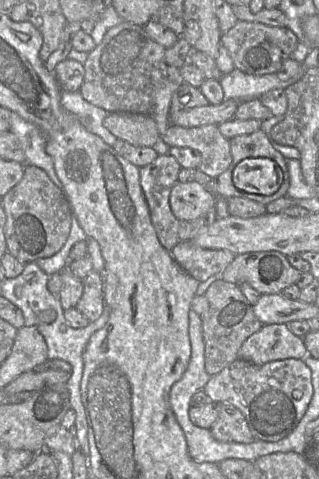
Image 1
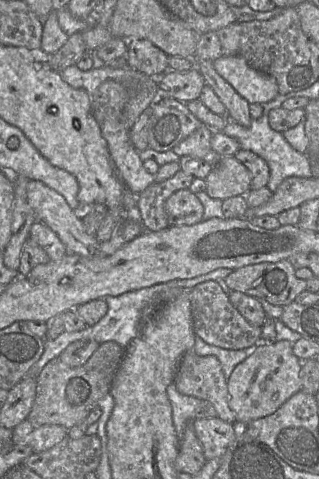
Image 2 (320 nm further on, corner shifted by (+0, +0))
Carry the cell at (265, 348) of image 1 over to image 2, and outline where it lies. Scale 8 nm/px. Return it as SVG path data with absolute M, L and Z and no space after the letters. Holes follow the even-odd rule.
M288 340L259 342L255 351L239 363L227 379L228 403L236 415L236 424L246 425L249 422L273 414L291 396L302 390L301 363L293 352L293 343Z

